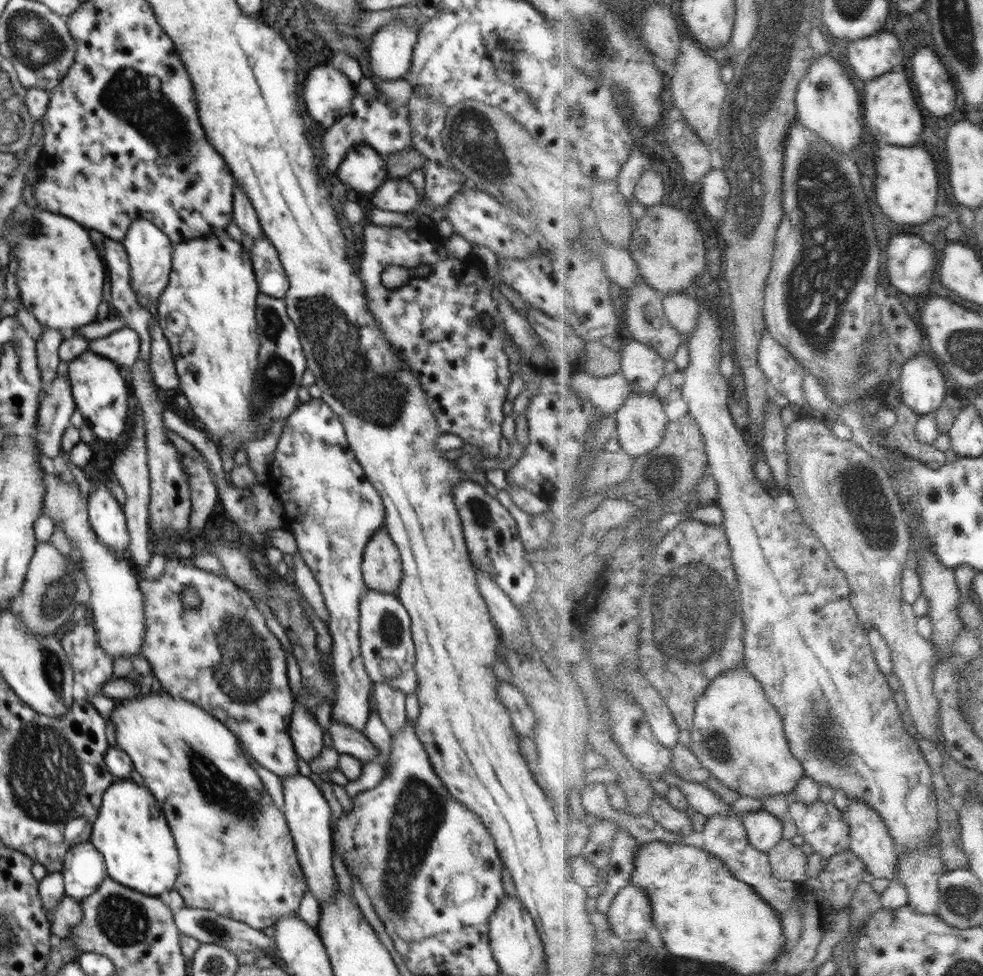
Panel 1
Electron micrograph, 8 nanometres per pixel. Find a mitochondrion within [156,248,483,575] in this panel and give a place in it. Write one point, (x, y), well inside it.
(328, 330)

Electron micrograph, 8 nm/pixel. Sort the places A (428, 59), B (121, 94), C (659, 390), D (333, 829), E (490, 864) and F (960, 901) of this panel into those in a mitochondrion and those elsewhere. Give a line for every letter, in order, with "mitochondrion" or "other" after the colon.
A: other
B: mitochondrion
C: other
D: other
E: other
F: mitochondrion

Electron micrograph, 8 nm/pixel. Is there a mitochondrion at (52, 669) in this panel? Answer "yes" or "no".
yes

